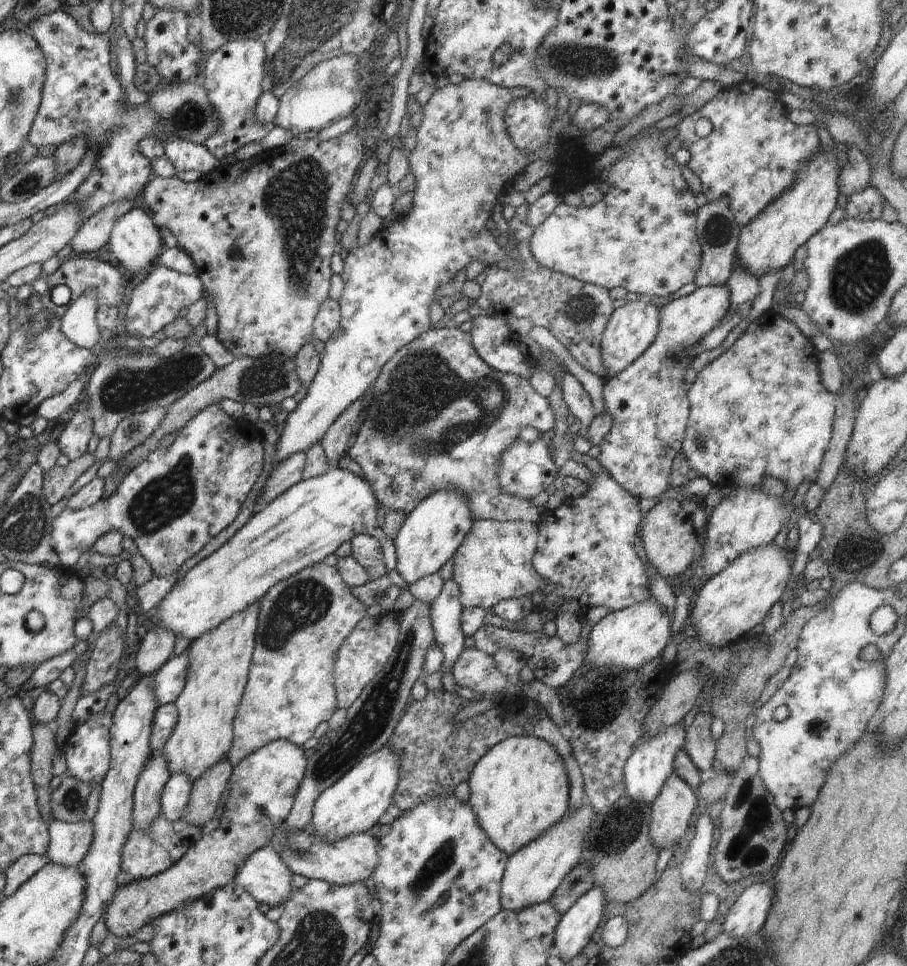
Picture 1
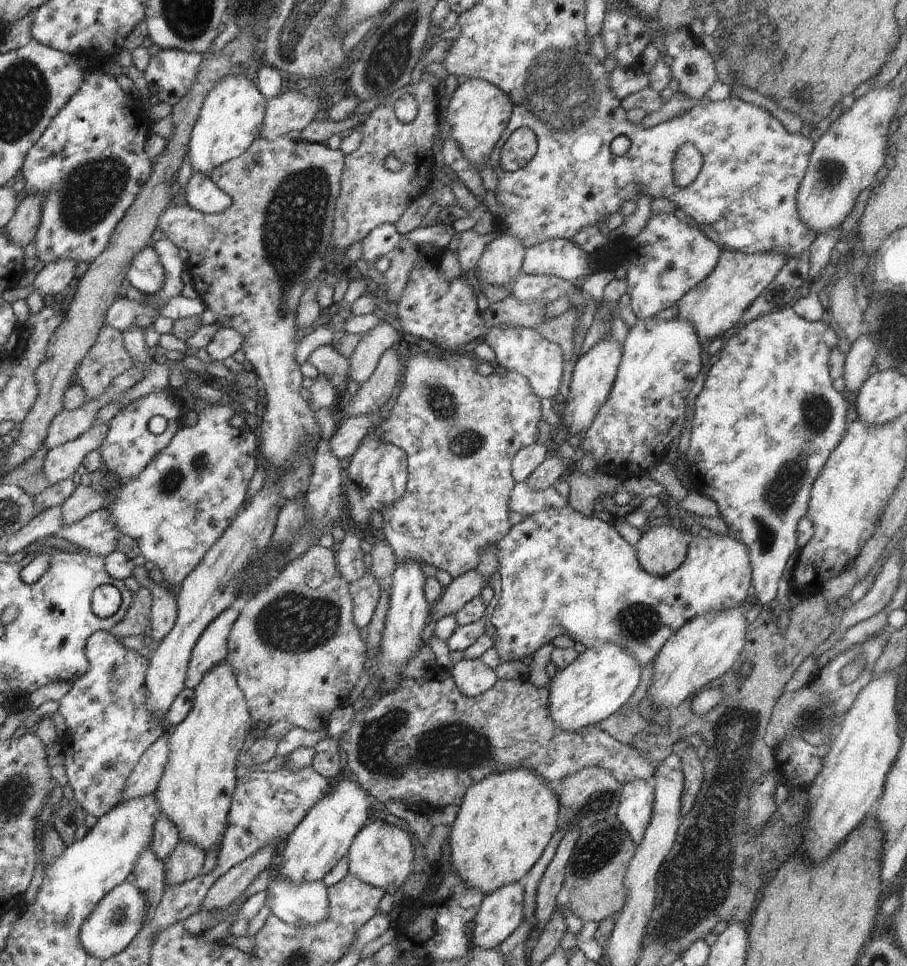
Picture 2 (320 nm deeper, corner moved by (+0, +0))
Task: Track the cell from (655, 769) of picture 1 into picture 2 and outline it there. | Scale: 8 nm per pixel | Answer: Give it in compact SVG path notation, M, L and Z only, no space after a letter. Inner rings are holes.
M631 779L622 786L617 810L617 818L638 845L650 825L654 806L652 780Z

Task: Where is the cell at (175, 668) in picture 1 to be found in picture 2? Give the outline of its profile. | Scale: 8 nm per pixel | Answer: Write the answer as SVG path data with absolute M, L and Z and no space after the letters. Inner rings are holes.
M236 608L224 610L200 636L190 656L186 682L184 682L186 688L194 689L206 672L225 662L228 638L238 616L239 612Z

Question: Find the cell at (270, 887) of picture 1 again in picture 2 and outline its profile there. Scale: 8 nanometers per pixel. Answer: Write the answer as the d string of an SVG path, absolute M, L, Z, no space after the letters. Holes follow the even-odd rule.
M282 874L270 882L265 906L278 920L291 926L310 926L328 918L328 896L322 881L294 882Z

